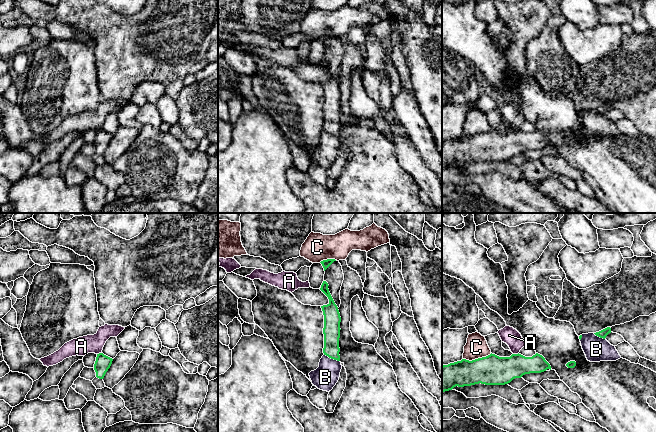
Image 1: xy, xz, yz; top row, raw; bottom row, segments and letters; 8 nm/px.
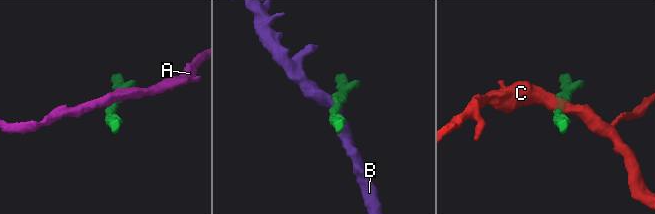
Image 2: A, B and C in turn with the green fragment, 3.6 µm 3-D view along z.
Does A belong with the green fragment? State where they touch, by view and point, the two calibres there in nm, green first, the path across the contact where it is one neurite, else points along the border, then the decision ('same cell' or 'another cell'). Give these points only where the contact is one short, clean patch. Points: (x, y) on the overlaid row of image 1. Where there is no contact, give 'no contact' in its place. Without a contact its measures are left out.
contact yz (515, 354); calibres 240 and 140 nm; border yz (518, 352), (513, 354); another cell

